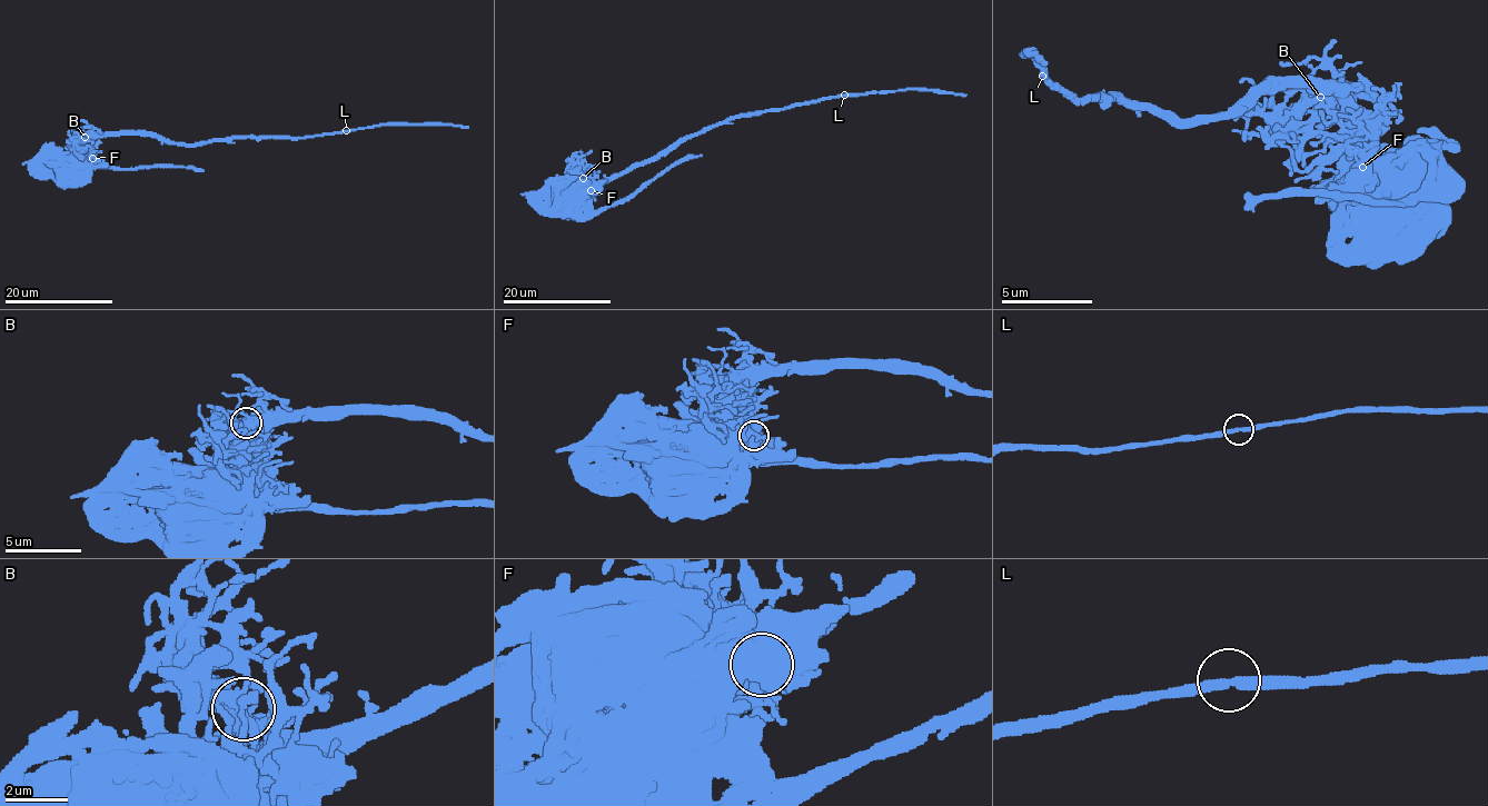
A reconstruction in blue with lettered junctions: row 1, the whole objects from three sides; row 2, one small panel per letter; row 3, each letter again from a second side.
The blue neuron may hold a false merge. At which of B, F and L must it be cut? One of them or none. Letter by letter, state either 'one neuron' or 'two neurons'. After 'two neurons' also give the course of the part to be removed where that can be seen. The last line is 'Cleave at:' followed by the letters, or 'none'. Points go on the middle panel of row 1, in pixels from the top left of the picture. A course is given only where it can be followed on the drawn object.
B: one neuron
F: two neurons; foreign part runs (592, 190), (589, 185), (612, 180), (656, 160), (687, 138), (735, 118), (873, 92), (939, 89), (966, 95)
L: one neuron
Cleave at: F

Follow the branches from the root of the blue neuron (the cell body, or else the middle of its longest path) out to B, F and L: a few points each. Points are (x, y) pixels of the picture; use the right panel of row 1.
B: (1384, 179), (1384, 166), (1375, 161), (1370, 170), (1357, 157), (1347, 142), (1347, 120), (1320, 97)
F: (1384, 179), (1384, 166), (1379, 161), (1375, 161), (1370, 170), (1351, 151), (1361, 166)
L: (1384, 179), (1347, 142), (1347, 107), (1320, 88), (1261, 88), (1229, 116), (1174, 120), (1075, 97), (1043, 75)

